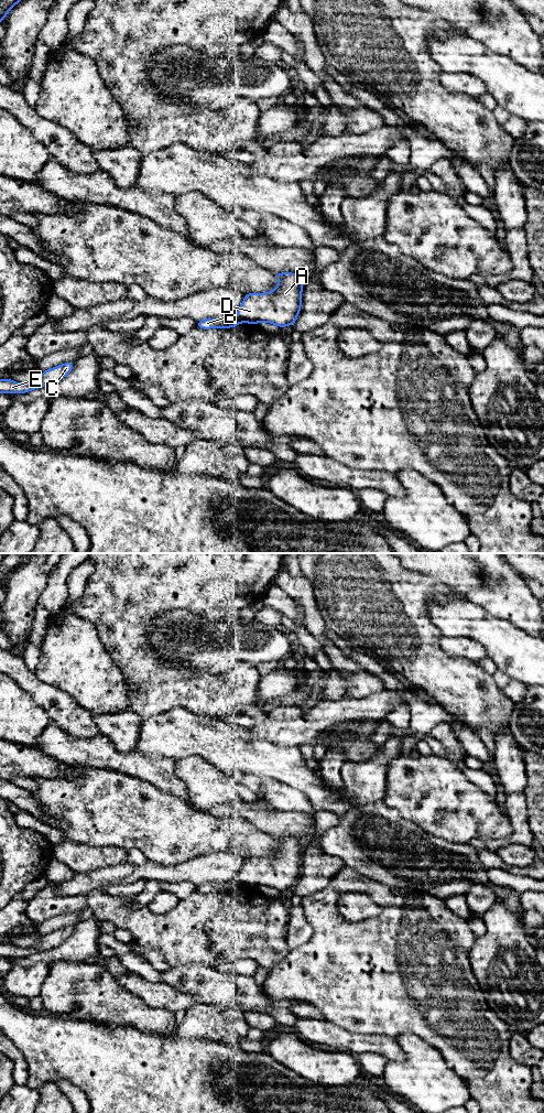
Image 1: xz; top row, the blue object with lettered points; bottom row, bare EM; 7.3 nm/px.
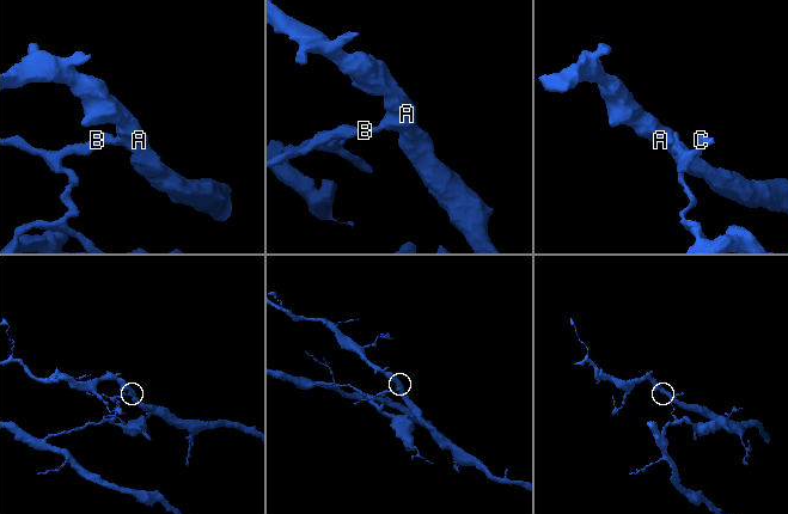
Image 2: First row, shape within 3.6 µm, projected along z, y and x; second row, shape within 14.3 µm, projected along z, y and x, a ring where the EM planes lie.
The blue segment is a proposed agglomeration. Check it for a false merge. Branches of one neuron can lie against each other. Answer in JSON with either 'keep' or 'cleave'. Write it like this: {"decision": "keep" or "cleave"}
{"decision": "cleave"}

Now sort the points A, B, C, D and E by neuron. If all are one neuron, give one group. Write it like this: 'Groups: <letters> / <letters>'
Groups: A D / B C E

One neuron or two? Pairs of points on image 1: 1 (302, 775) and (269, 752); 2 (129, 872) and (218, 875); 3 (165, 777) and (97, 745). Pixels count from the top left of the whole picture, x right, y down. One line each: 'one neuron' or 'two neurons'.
1: one neuron
2: one neuron
3: one neuron

